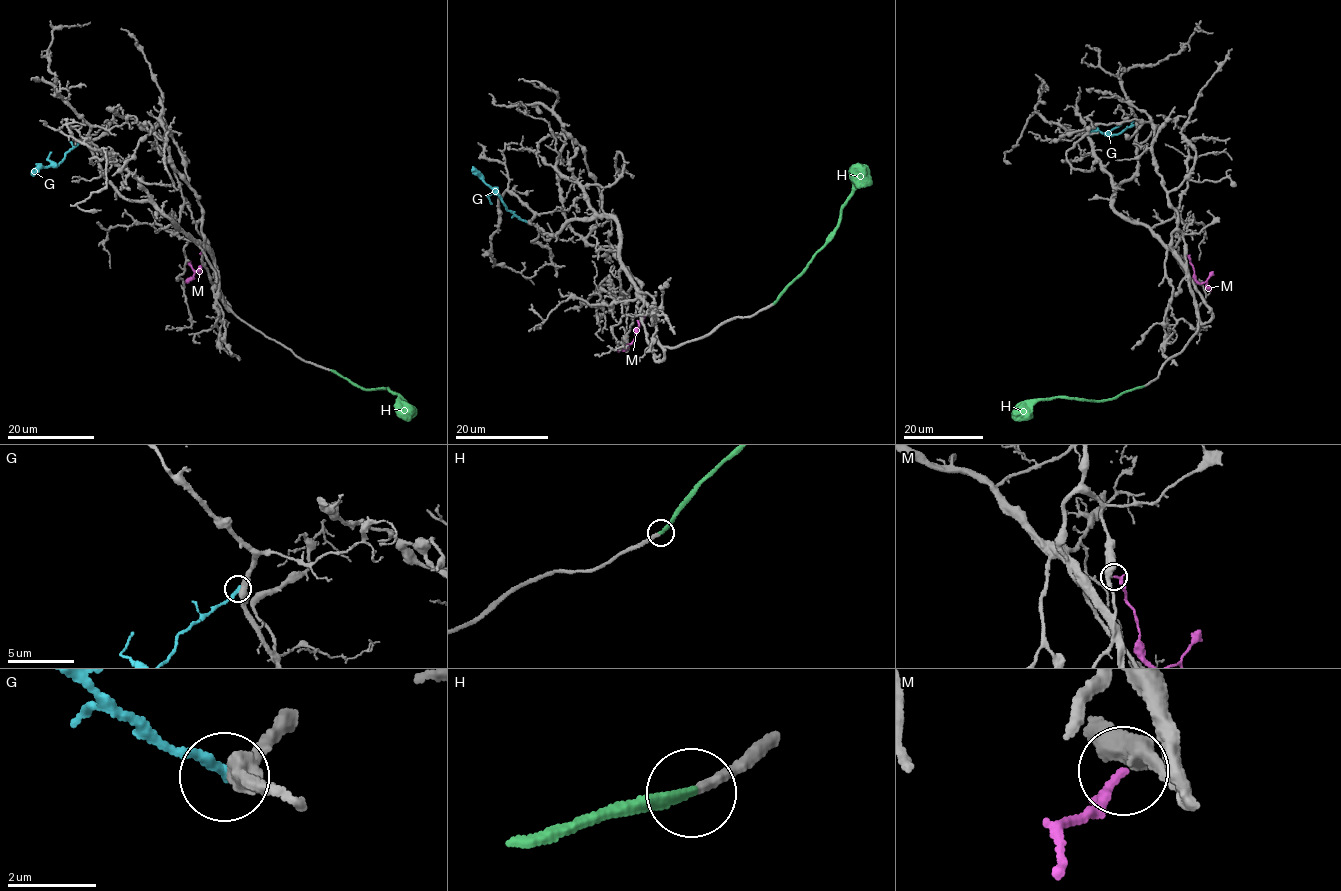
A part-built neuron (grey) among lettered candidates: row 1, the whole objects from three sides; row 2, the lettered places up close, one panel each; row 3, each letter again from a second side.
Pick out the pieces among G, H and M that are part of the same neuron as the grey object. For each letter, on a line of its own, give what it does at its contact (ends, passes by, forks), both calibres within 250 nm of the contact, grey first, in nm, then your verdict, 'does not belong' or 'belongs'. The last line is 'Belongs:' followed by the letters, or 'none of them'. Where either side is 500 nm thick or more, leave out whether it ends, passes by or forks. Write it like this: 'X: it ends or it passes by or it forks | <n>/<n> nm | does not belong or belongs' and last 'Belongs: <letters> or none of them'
G: it ends | 460/280 nm | does not belong
H: it ends | 240/280 nm | belongs
M: it ends | 340/190 nm | belongs
Belongs: H, M

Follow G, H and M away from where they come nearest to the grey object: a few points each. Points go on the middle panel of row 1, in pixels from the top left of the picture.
G: (527, 223), (501, 202), (501, 198), (472, 167)
H: (774, 304), (839, 221), (841, 205), (852, 192), (851, 173), (862, 166)
M: (645, 316), (639, 321), (637, 331), (629, 345), (618, 352)

